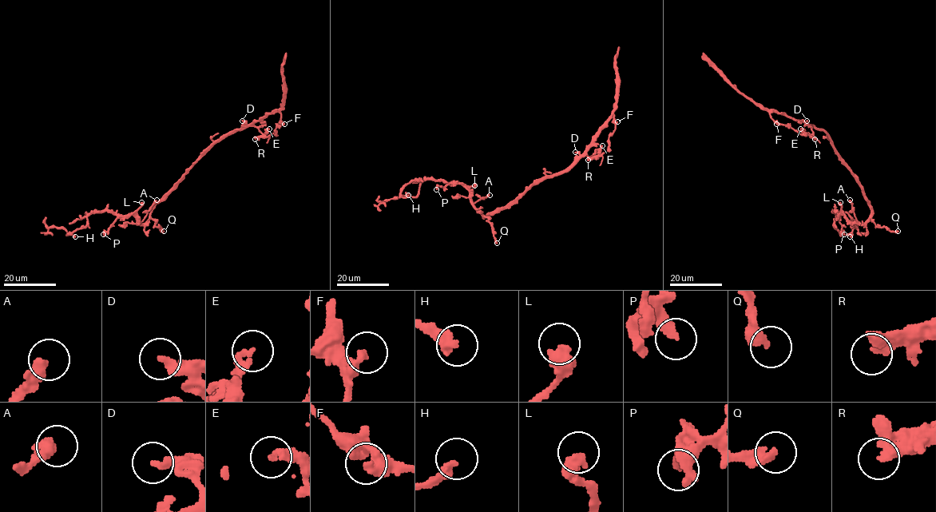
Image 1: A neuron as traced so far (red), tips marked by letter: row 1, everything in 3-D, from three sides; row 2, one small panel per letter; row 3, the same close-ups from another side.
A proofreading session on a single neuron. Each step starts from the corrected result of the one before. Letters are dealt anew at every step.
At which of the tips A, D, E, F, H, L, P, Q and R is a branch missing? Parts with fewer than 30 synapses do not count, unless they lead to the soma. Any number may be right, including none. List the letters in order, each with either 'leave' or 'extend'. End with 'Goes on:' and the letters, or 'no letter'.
A: leave
D: leave
E: leave
F: leave
H: leave
L: leave
P: leave
Q: leave
R: leave
Goes on: no letter

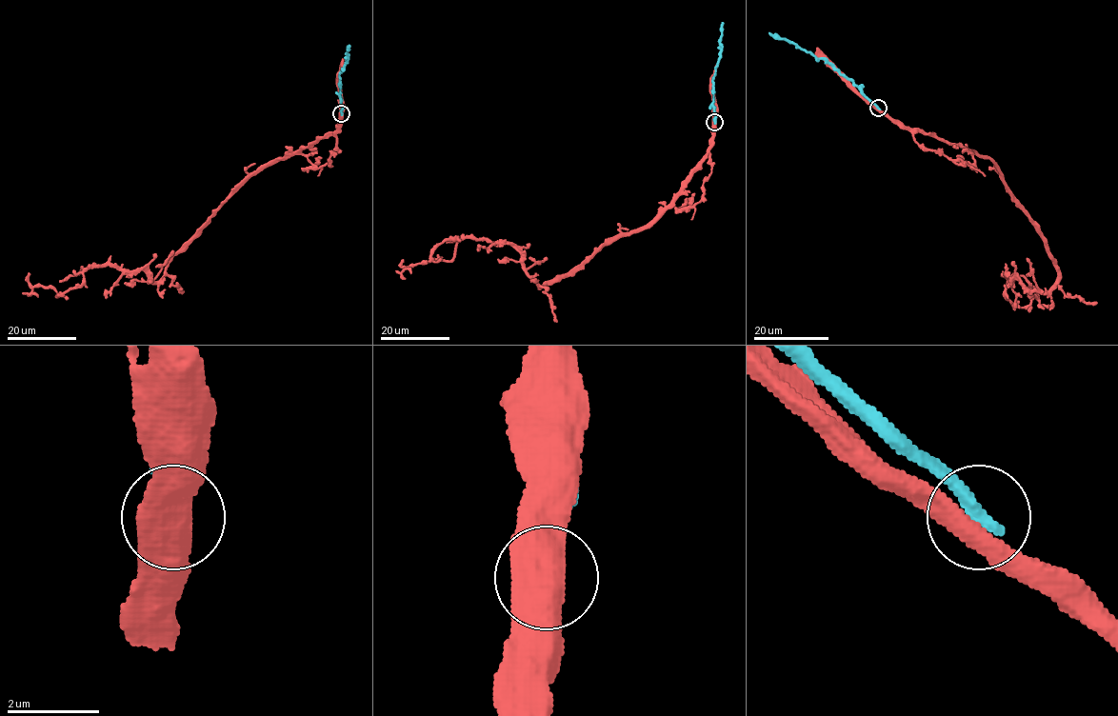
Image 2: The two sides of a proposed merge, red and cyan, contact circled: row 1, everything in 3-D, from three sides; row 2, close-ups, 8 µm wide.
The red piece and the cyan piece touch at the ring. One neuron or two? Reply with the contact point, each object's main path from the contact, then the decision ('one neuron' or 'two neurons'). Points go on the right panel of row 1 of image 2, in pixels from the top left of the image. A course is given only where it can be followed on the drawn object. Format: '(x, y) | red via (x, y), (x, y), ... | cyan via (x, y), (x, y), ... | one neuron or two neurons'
(878, 108) | red via (877, 109), (996, 166), (1058, 277), (1042, 291), (1006, 273), (1005, 296), (1020, 308), (1034, 297), (1050, 307) | cyan via (878, 109), (824, 59), (817, 59), (793, 43), (774, 38), (768, 32) | two neurons

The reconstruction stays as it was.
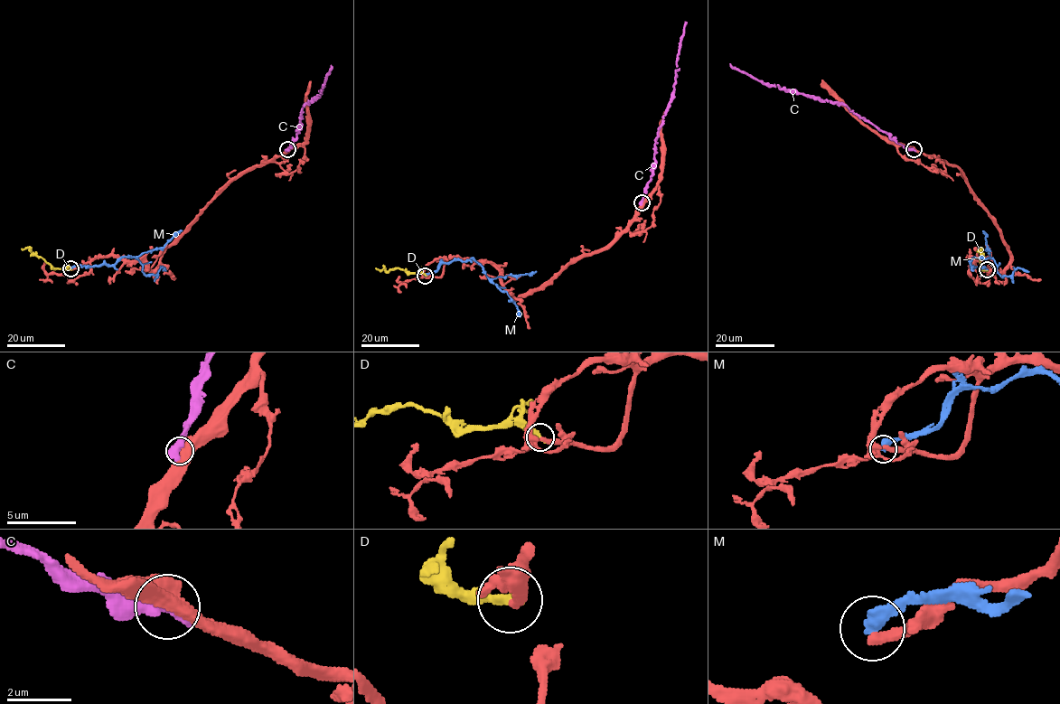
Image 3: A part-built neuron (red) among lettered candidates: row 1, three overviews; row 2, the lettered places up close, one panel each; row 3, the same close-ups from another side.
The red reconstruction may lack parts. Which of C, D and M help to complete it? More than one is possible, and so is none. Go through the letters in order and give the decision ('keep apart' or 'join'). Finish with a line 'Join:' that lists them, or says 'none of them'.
C: keep apart
D: join
M: keep apart
Join: D

